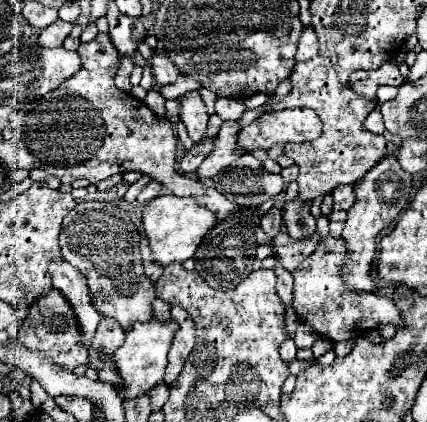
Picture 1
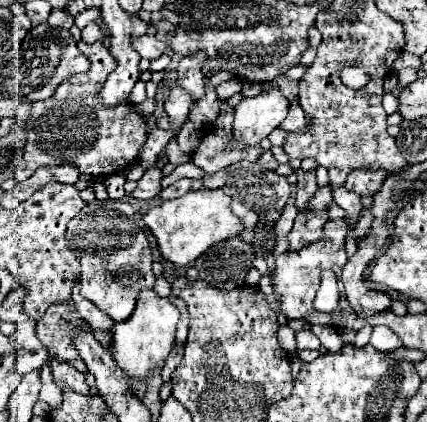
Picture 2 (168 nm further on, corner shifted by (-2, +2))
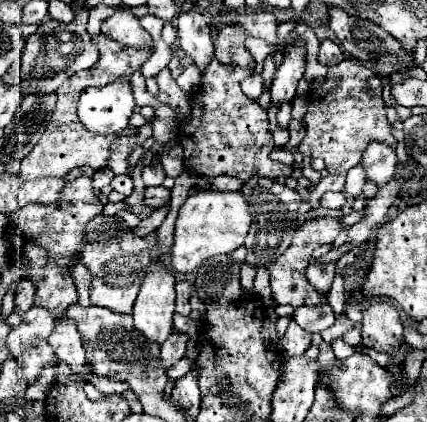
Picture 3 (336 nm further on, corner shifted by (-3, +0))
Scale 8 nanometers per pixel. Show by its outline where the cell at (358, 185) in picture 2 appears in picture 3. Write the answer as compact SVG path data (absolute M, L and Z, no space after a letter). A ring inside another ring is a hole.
M370 143L360 161L366 181L372 181L376 187L384 187L396 173L396 153L392 147L382 143Z

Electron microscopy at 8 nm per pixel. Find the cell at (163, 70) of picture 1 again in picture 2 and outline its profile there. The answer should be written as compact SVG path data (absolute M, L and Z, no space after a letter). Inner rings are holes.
M145 35L145 37L135 39L135 41L133 41L133 47L135 47L135 51L137 51L143 59L149 59L149 61L161 57L161 55L165 53L165 49L167 49L167 45L165 45L161 39L151 37L151 35Z

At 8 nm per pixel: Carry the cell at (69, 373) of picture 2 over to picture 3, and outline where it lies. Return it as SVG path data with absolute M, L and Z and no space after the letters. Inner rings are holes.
M58 319L54 333L48 337L54 355L64 361L74 373L82 373L86 367L86 355L82 349L82 339L76 331L74 321Z

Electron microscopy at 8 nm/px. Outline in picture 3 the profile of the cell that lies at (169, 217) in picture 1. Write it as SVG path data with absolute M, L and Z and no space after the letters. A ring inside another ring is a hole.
M198 191L188 195L184 205L178 209L174 245L170 253L170 263L178 273L192 273L202 261L212 255L232 253L244 245L244 237L250 229L252 217L248 213L246 199L240 191L220 193L220 191Z

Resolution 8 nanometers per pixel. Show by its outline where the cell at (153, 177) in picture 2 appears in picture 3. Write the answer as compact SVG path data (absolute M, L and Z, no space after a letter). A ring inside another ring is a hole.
M158 185L158 187L146 187L144 189L144 205L152 207L152 209L164 205L168 199L170 199L170 191L166 187L162 187L162 185Z

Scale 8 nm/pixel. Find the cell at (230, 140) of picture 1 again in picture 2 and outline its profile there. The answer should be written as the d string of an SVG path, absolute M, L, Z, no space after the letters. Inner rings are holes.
M267 91L253 99L243 99L235 107L235 137L233 141L243 141L245 145L255 145L265 139L281 121L287 117L289 101L279 91Z

